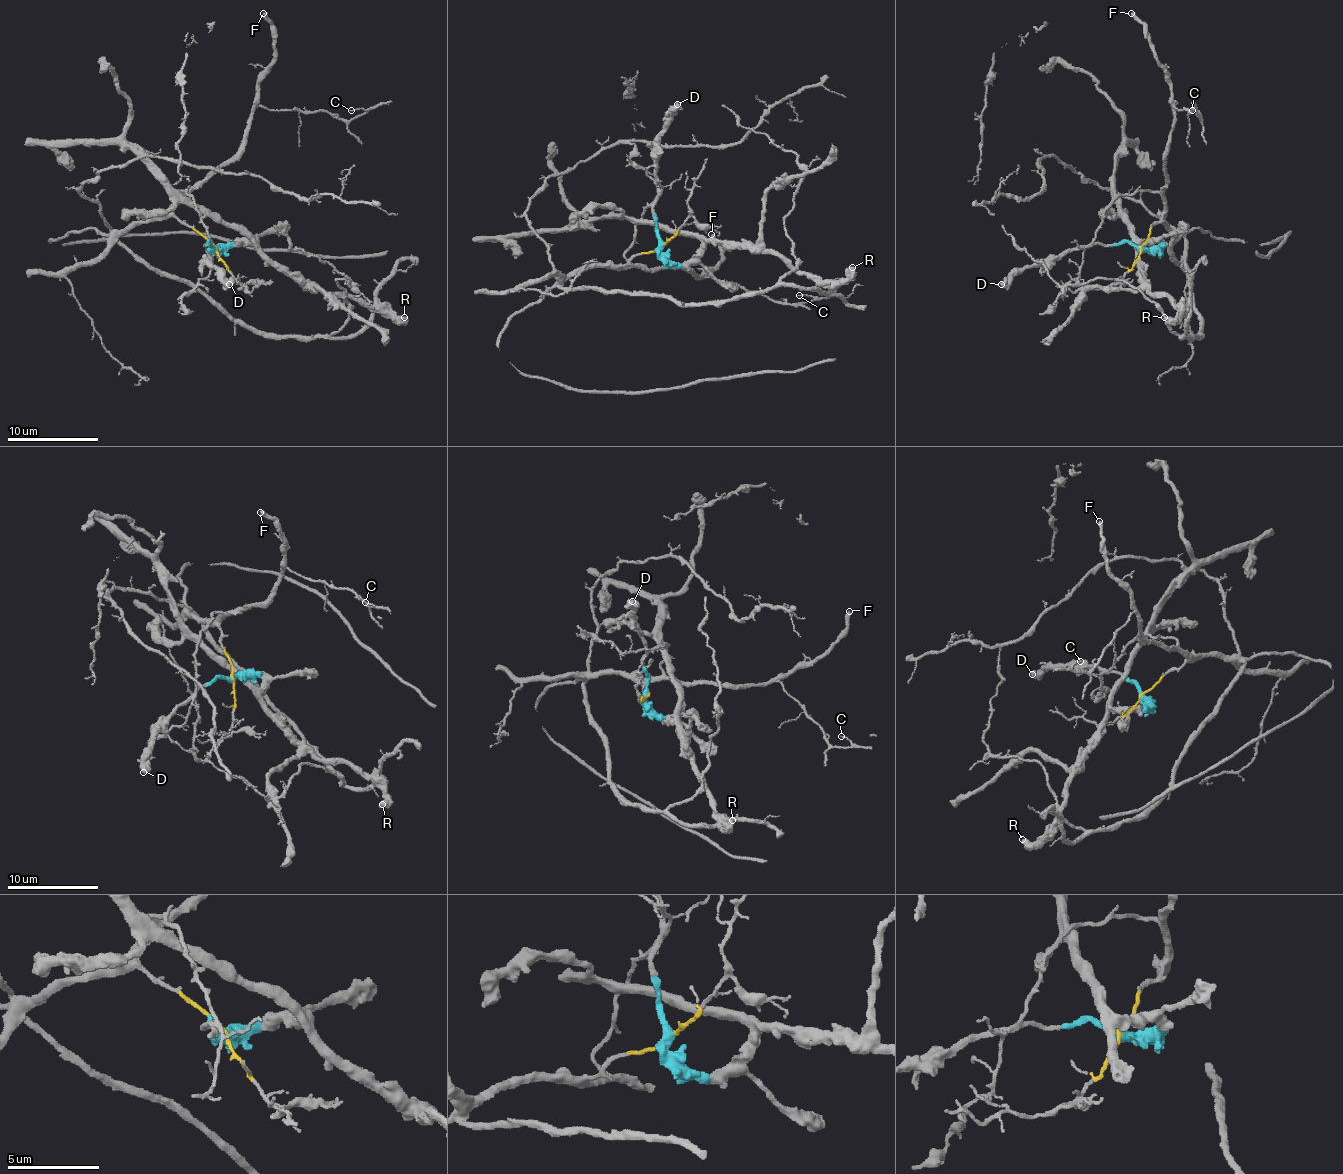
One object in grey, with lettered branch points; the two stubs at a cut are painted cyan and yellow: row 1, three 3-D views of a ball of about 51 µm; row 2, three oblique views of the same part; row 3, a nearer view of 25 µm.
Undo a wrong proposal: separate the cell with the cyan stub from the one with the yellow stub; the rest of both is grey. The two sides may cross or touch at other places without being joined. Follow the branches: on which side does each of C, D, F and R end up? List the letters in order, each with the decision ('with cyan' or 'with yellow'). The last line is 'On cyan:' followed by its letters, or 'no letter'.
C: with yellow
D: with cyan
F: with yellow
R: with cyan
On cyan: D, R

